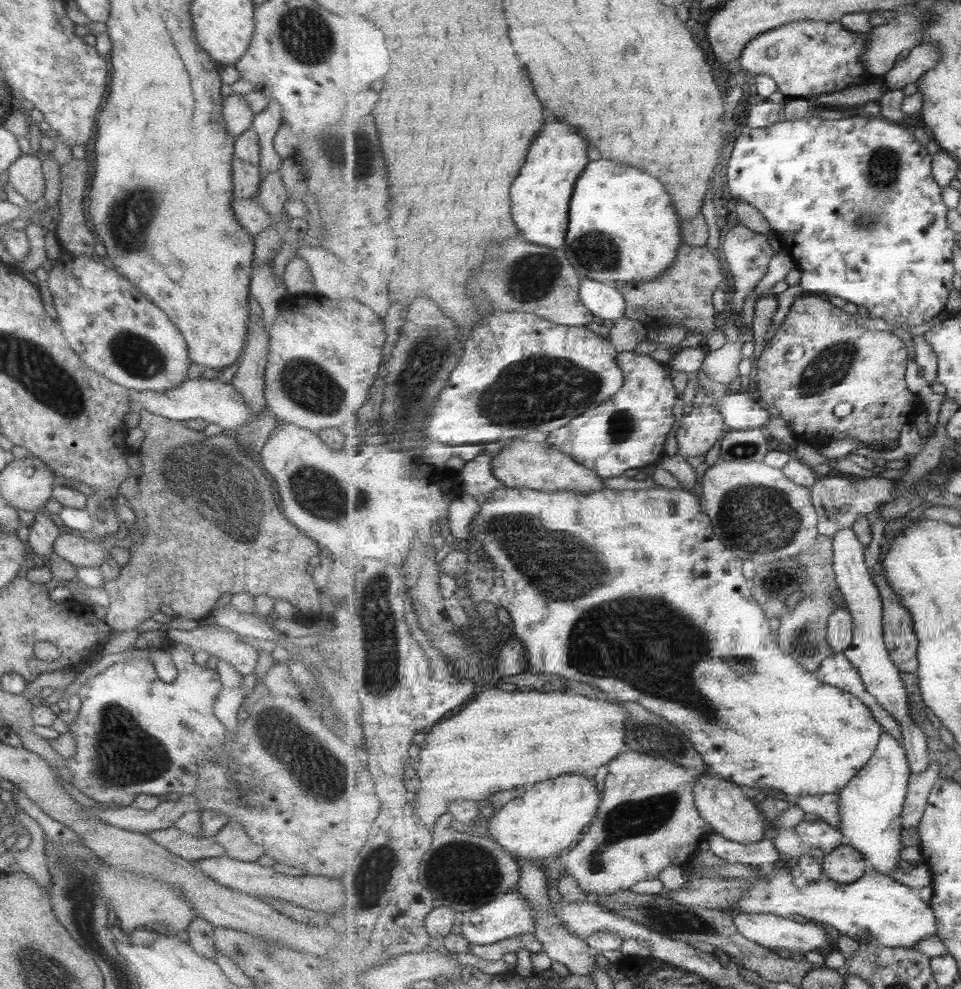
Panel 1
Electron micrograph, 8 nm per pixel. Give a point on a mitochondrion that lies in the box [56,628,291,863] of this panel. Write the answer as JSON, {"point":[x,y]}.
{"point":[128,756]}

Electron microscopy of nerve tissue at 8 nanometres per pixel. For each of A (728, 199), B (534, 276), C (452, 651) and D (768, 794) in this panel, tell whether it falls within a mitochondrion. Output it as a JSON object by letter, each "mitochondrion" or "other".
{"A":"other","B":"mitochondrion","C":"other","D":"other"}

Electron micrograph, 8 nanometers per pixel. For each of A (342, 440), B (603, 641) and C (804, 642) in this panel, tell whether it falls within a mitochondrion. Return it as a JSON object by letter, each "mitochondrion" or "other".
{"A":"other","B":"mitochondrion","C":"mitochondrion"}

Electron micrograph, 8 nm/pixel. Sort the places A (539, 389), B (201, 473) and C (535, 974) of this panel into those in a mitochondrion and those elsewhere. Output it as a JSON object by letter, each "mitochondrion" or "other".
{"A":"mitochondrion","B":"mitochondrion","C":"other"}

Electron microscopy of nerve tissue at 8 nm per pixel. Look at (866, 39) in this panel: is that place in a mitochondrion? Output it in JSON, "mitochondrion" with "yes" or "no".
{"mitochondrion":"no"}

